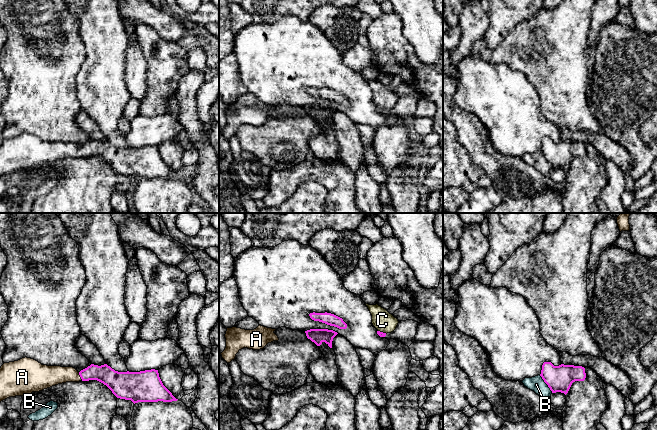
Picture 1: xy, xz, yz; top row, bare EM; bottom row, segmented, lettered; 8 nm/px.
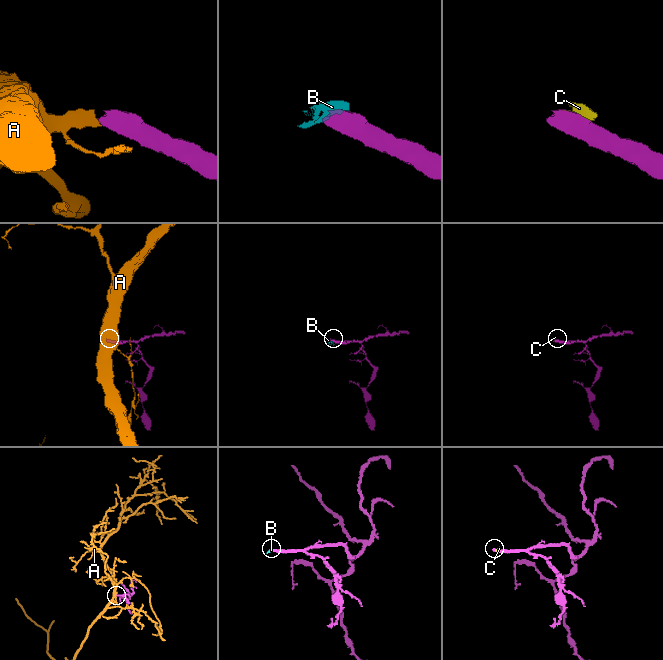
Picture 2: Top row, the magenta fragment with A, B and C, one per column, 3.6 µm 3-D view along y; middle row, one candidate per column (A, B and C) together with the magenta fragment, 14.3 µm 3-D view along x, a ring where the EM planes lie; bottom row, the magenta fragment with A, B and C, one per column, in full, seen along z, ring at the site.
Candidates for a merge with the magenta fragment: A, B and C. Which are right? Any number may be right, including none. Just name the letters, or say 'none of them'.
A

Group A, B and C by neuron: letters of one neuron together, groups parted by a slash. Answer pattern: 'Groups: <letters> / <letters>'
Groups: A / B C

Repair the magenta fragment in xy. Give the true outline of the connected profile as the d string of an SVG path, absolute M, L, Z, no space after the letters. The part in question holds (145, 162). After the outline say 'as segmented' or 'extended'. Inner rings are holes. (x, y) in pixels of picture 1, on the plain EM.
M31 134L4 139L0 144L0 178L15 172L29 171L52 162L97 156L120 175L138 178L177 177L163 161L158 146L118 148L107 140L91 140L78 148L73 143L47 142Z; extended

